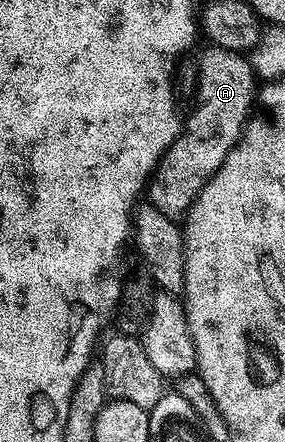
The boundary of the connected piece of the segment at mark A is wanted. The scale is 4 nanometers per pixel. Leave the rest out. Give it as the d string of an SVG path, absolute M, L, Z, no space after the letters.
M211 45L205 48L200 59L200 92L196 95L196 108L189 119L187 116L180 136L160 159L146 189L147 202L156 207L158 213L166 213L166 217L177 221L188 214L198 193L210 177L218 173L230 149L234 149L249 122L252 103L254 107L258 99L258 76L247 54Z

